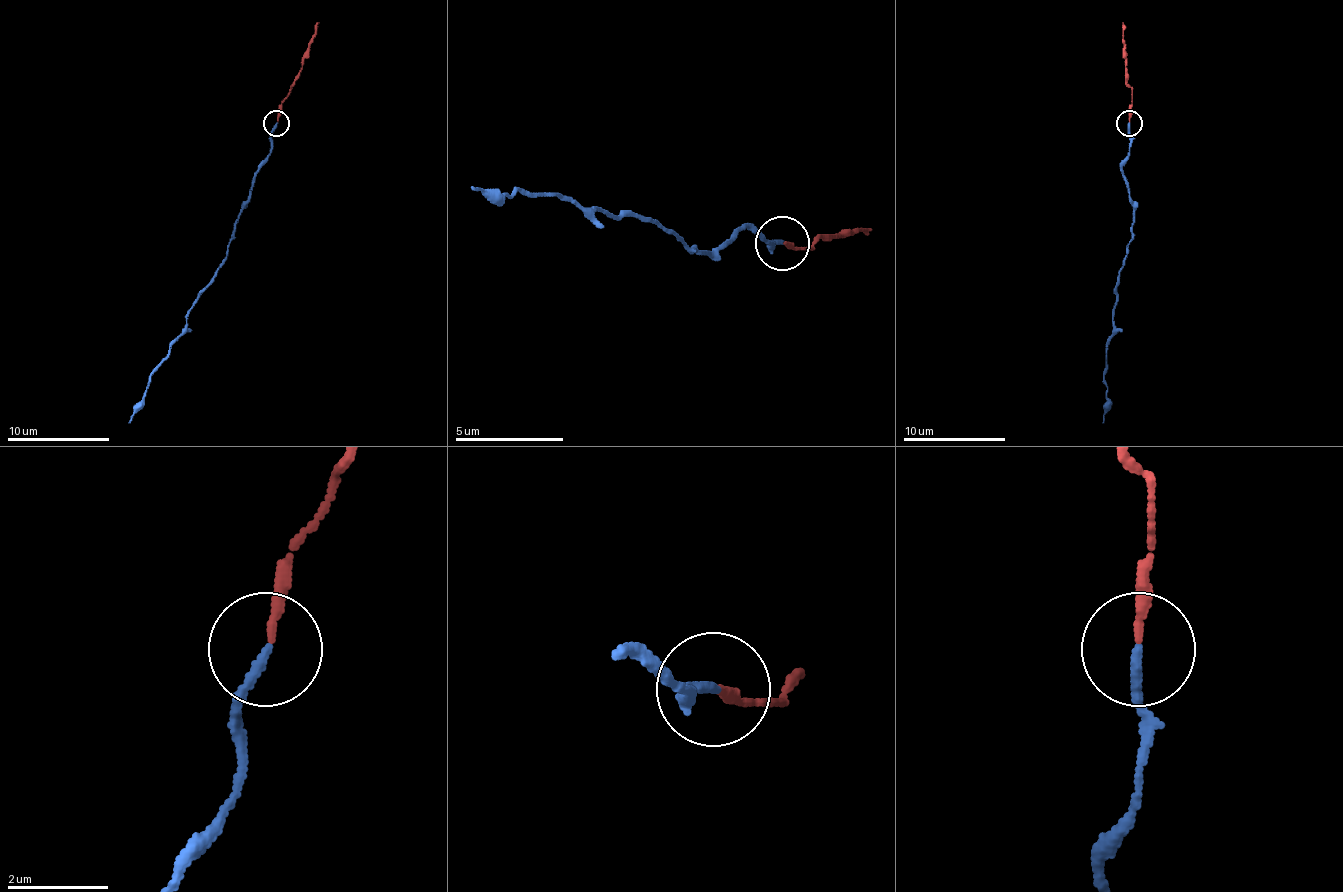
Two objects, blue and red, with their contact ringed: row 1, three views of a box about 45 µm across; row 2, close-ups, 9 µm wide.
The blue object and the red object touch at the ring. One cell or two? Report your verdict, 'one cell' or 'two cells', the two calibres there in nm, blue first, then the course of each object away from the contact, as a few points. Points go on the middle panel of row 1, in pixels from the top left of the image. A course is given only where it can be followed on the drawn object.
two cells | 180/180 nm | blue via (784, 244), (773, 244), (740, 228), (719, 250), (692, 250), (659, 223), (519, 190), (503, 195), (470, 185) | red via (784, 244), (811, 250), (832, 233), (870, 228)

